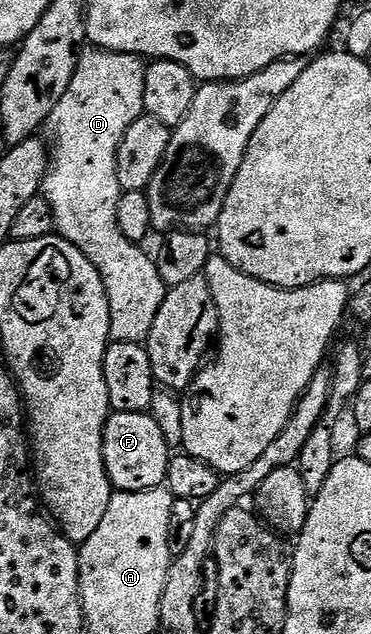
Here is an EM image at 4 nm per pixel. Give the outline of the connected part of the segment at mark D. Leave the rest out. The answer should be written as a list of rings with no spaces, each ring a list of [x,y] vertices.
[[[101,49],[83,50],[78,57],[76,73],[68,89],[64,89],[64,97],[56,101],[56,109],[52,109],[48,120],[48,143],[52,150],[50,167],[40,192],[48,205],[52,205],[55,232],[76,245],[76,249],[80,249],[80,253],[84,253],[84,257],[96,265],[96,273],[100,273],[100,281],[104,281],[104,289],[108,293],[110,338],[116,343],[145,344],[152,321],[156,321],[156,313],[160,313],[160,305],[164,305],[168,290],[158,272],[157,262],[151,256],[149,259],[139,244],[128,241],[128,237],[120,233],[120,225],[116,225],[116,205],[120,205],[123,192],[116,177],[116,153],[128,125],[132,125],[132,121],[144,113],[146,69],[147,64],[136,55]]]

